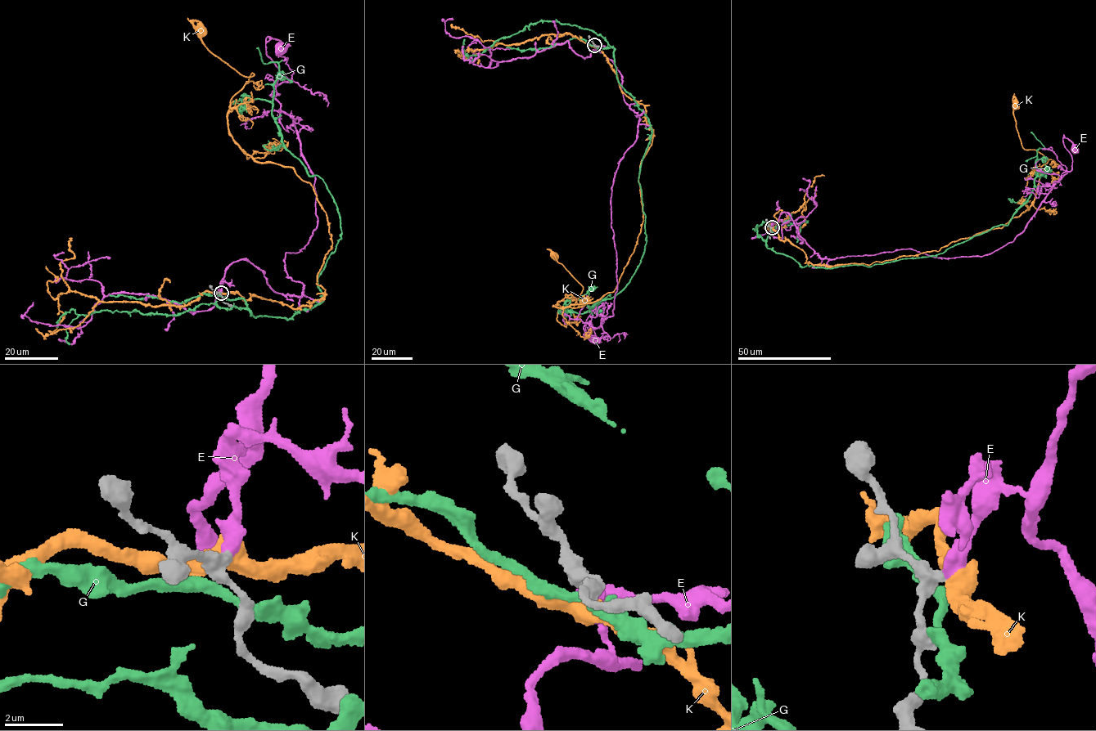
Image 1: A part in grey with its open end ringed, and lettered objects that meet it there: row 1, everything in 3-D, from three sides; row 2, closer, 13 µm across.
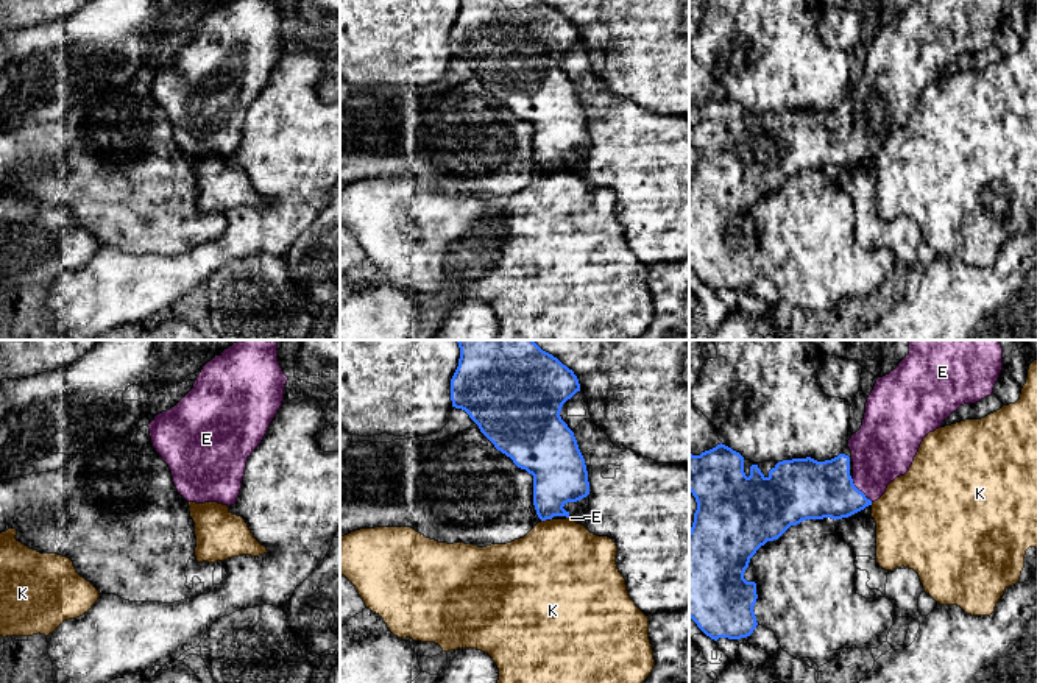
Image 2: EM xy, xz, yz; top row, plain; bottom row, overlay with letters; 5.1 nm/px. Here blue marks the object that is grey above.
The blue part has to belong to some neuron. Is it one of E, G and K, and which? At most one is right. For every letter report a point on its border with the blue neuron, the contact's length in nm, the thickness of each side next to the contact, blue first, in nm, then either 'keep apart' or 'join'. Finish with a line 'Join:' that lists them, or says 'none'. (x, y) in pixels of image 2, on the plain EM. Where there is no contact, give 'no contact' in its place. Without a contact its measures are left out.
E: yz (858, 141) | 170 nm | 300/320 nm | join
G: no contact | keep apart
K: xz (545, 170) | 40 nm | 280/460 nm | keep apart
Join: E

